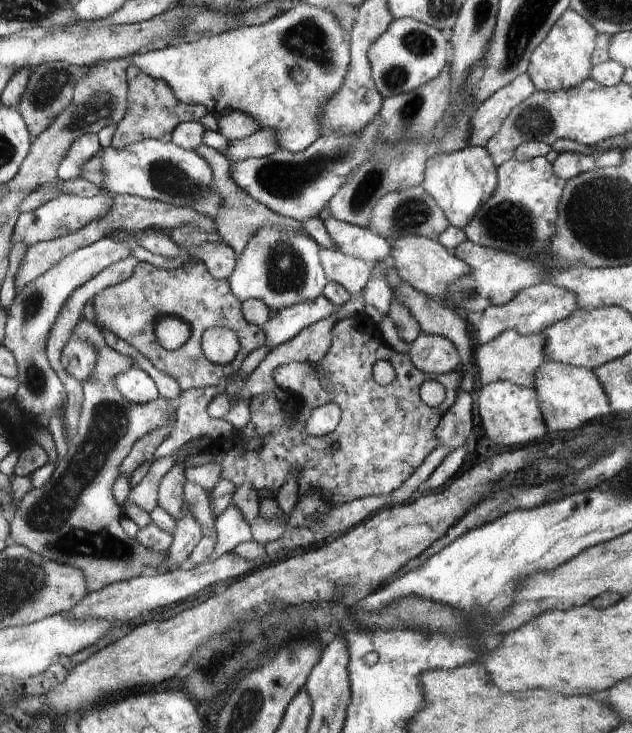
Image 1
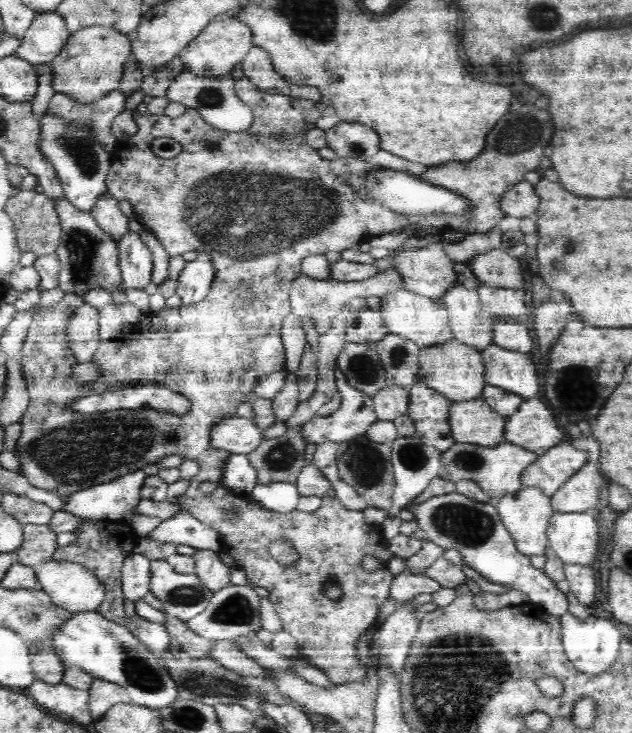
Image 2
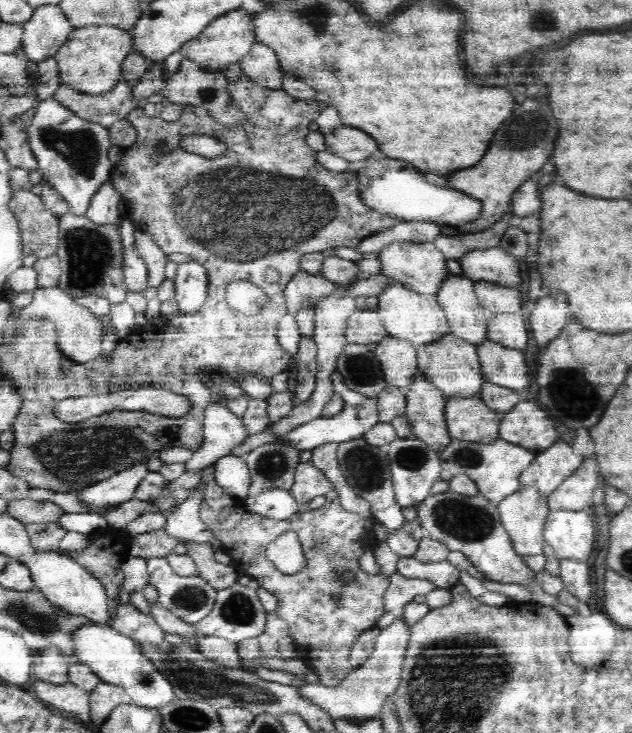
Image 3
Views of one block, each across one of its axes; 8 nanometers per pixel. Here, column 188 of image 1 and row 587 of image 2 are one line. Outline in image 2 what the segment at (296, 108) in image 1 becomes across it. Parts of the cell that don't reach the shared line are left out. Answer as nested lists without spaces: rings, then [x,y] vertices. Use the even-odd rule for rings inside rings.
[[[47,560],[46,563],[36,566],[37,579],[41,590],[50,596],[52,603],[64,607],[68,612],[74,614],[78,610],[96,610],[105,600],[105,587],[101,585],[100,579],[84,566],[68,561]]]

